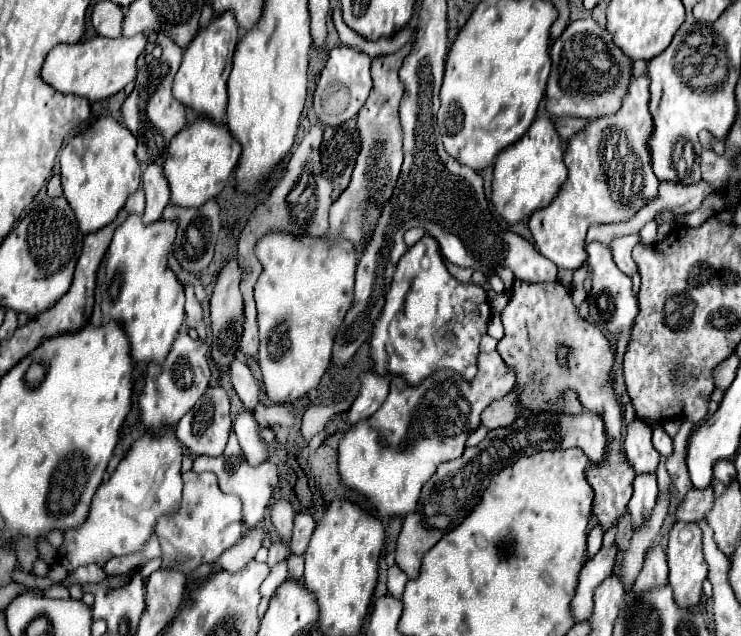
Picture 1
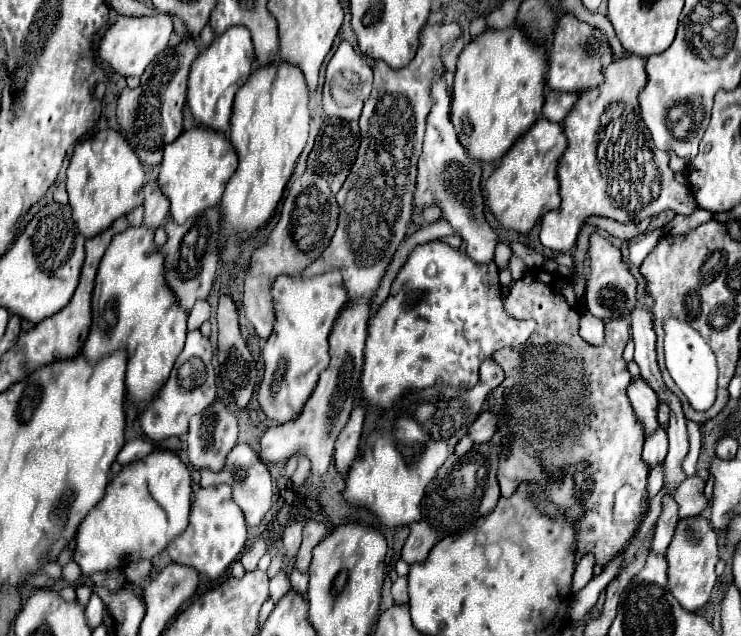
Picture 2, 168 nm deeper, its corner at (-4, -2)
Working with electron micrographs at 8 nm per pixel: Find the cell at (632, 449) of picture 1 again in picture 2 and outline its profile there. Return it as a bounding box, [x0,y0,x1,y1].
[627,378,659,434]

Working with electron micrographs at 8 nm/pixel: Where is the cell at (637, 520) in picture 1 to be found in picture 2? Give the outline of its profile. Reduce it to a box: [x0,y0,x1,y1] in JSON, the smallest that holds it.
[643,426,667,468]

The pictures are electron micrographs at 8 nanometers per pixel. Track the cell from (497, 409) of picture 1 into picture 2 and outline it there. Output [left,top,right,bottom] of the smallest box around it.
[469,412,497,444]

